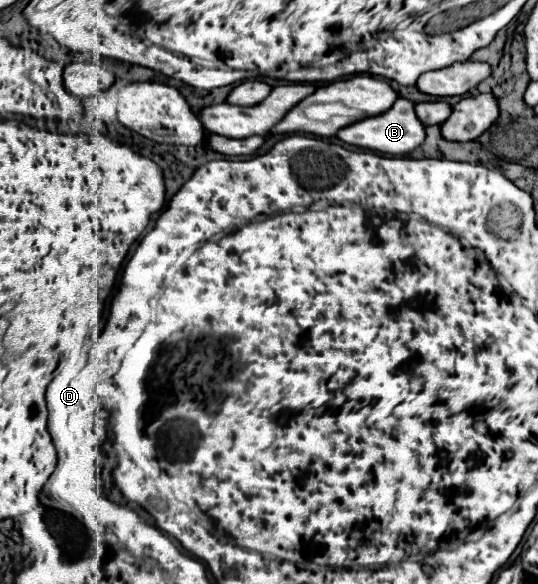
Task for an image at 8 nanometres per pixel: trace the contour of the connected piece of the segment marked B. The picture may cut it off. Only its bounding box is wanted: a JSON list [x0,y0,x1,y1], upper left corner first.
[336,98,426,156]

